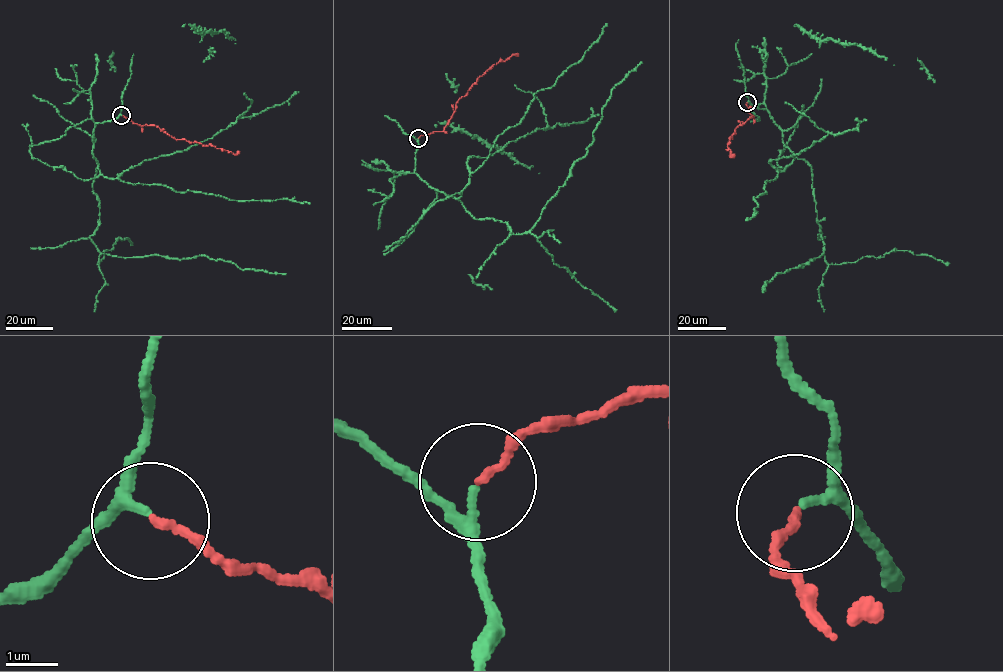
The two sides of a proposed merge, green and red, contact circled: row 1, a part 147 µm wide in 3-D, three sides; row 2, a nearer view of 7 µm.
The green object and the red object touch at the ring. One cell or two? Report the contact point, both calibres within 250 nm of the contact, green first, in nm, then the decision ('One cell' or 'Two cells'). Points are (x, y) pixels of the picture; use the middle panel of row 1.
Place: (418, 138). Thickness 150 nm (green) against 130 nm. One cell

